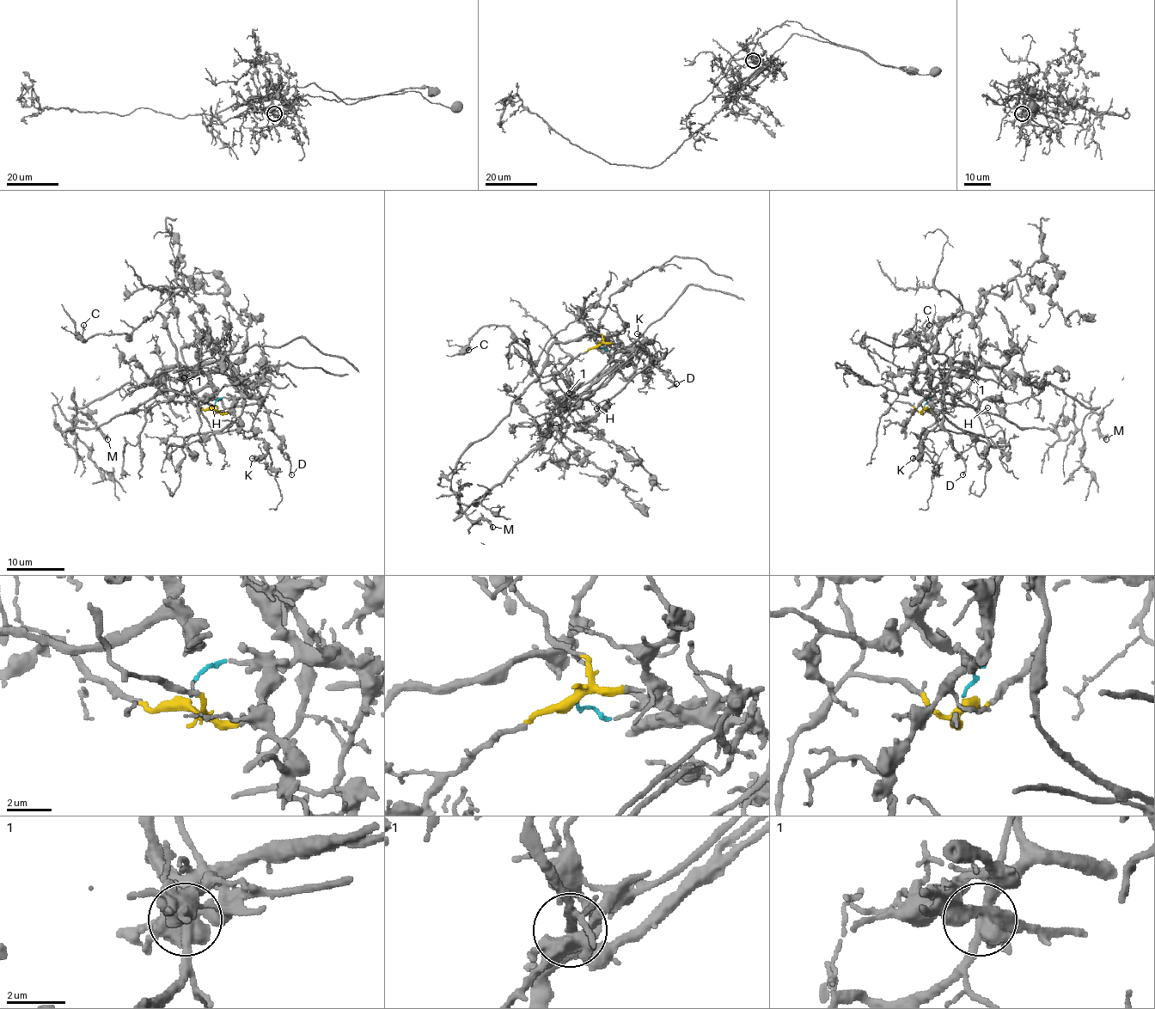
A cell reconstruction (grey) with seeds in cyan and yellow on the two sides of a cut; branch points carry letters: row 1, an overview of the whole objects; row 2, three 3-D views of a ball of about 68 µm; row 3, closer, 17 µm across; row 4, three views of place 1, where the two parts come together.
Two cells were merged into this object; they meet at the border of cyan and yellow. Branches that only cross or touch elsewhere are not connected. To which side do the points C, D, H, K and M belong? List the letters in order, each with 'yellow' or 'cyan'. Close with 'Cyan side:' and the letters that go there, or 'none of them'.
C: yellow
D: cyan
H: cyan
K: cyan
M: cyan
Cyan side: D, H, K, M

